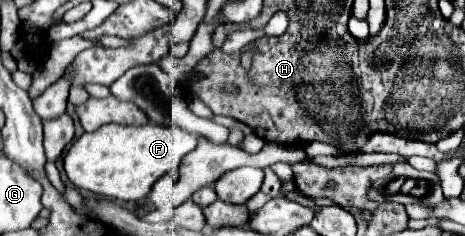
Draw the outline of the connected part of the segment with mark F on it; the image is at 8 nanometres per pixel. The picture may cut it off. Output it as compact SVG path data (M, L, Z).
M105 124L95 132L85 132L75 144L69 148L63 168L67 178L79 188L79 190L89 190L93 194L117 200L117 202L137 202L143 200L151 186L167 172L173 172L179 168L181 158L191 152L197 146L197 138L191 136L189 132L177 128L177 126L167 126L159 128L157 124L145 124L143 128L125 128L121 124Z

